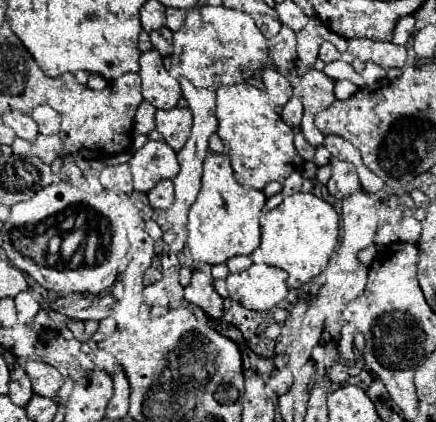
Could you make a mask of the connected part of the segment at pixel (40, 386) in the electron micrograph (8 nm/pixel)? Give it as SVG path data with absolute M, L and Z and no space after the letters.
M26 360L24 370L26 370L26 376L32 380L32 390L36 394L48 396L48 398L56 396L56 390L62 384L62 376L54 366L40 360Z

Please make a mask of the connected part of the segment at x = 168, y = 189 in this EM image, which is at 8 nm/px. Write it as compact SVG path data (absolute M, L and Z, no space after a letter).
M160 180L152 190L148 190L148 202L152 208L168 208L174 200L174 188L170 180Z

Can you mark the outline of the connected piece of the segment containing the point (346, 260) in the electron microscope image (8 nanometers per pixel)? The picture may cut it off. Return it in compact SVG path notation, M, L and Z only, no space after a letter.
M360 188L354 194L346 196L342 200L342 244L338 246L338 266L344 266L346 272L354 270L358 266L356 252L374 244L376 230L378 230L378 218L376 218L374 200L370 198L370 194Z

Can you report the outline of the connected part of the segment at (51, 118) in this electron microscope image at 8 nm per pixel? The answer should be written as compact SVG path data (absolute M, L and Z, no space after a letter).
M36 106L32 110L32 120L38 124L38 134L56 134L58 132L58 114L50 106Z

